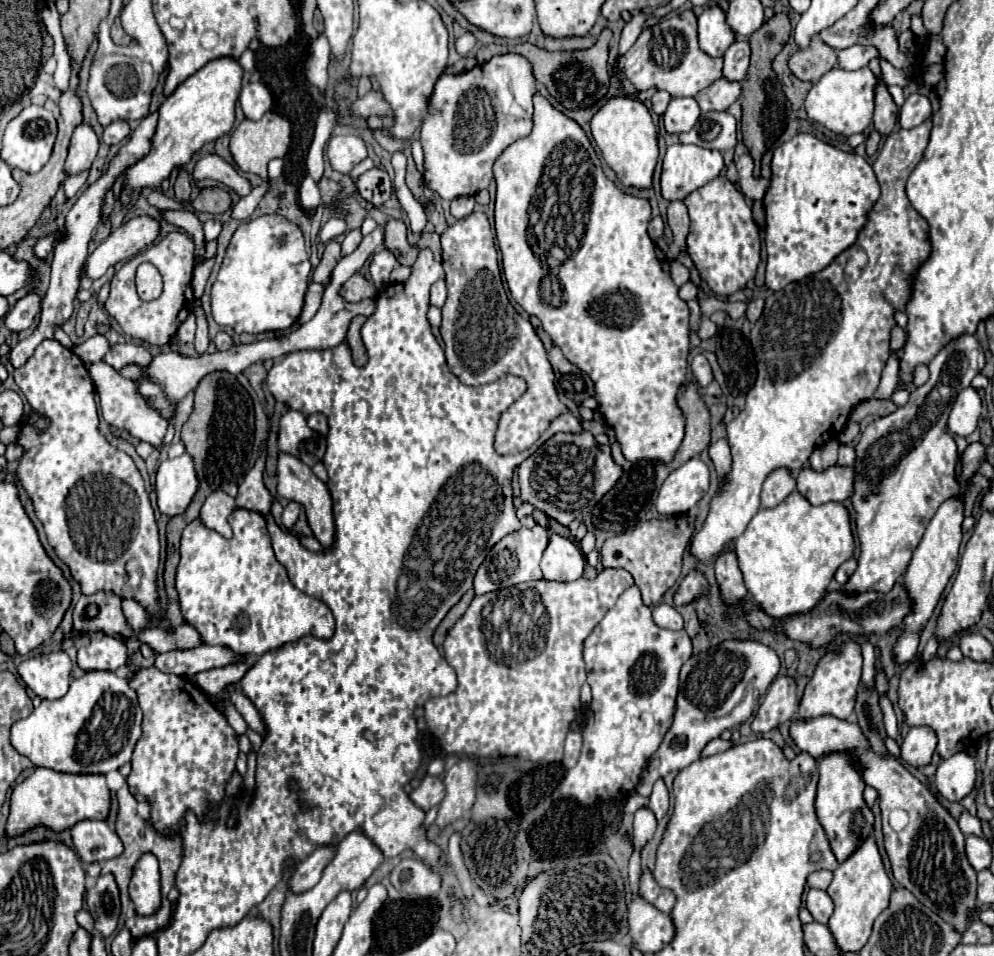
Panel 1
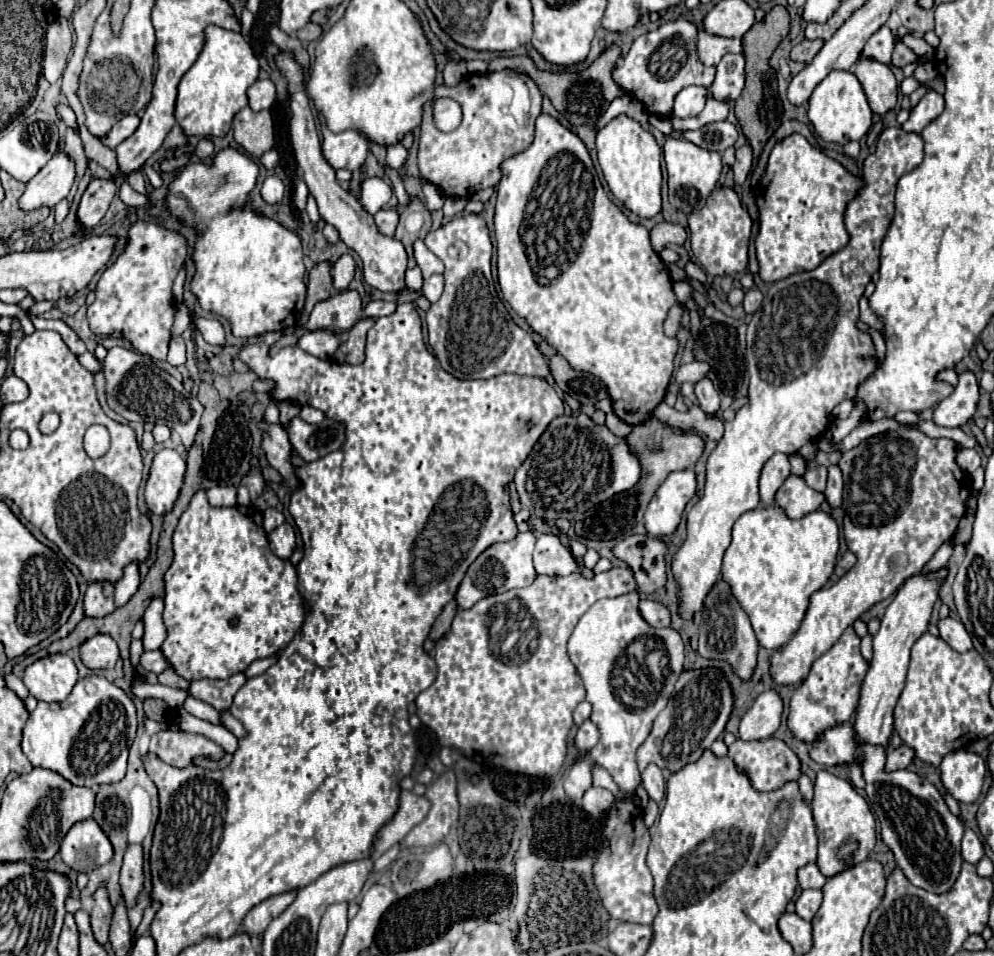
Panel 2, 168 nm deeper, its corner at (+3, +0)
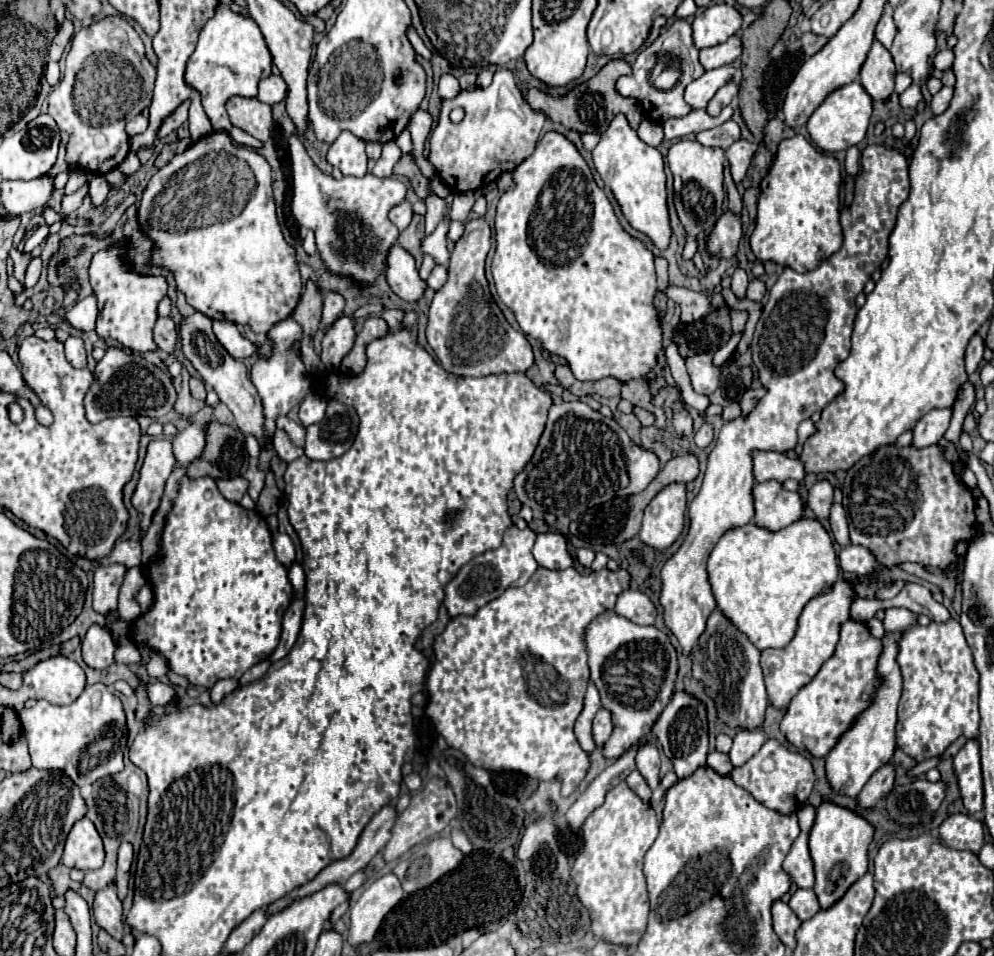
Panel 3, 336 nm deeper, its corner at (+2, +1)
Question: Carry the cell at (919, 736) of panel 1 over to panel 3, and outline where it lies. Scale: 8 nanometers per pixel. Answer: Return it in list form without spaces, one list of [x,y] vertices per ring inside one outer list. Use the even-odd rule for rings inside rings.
[[[886,764],[882,768],[878,768],[870,782],[862,788],[862,792],[858,794],[858,802],[864,808],[874,808],[874,804],[878,804],[894,786],[894,778],[896,778],[896,768],[894,764]]]

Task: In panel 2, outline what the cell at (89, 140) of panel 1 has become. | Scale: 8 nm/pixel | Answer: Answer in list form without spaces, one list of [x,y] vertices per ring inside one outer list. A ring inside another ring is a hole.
[[[55,155],[25,187],[19,197],[19,207],[23,211],[33,211],[41,207],[55,207],[67,197],[75,179],[75,165],[69,155]]]

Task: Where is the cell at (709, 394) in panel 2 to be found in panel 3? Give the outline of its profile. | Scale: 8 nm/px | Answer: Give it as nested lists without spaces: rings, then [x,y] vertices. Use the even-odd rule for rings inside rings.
[[[704,422],[702,428],[694,434],[694,442],[696,442],[700,448],[708,446],[708,444],[712,442],[712,438],[714,438],[714,426],[712,426],[710,422]]]

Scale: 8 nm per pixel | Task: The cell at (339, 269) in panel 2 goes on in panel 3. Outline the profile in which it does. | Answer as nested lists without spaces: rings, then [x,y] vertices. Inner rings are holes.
[[[336,290],[328,292],[324,296],[324,312],[322,312],[324,324],[328,326],[330,322],[334,322],[334,318],[338,318],[342,314],[342,310],[344,310],[344,298],[342,298],[342,294],[338,294]]]

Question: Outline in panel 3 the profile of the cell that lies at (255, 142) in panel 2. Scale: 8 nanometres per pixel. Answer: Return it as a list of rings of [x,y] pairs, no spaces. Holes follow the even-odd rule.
[[[232,98],[228,104],[230,122],[250,136],[266,142],[272,134],[272,110],[268,104],[258,102],[256,98]]]

